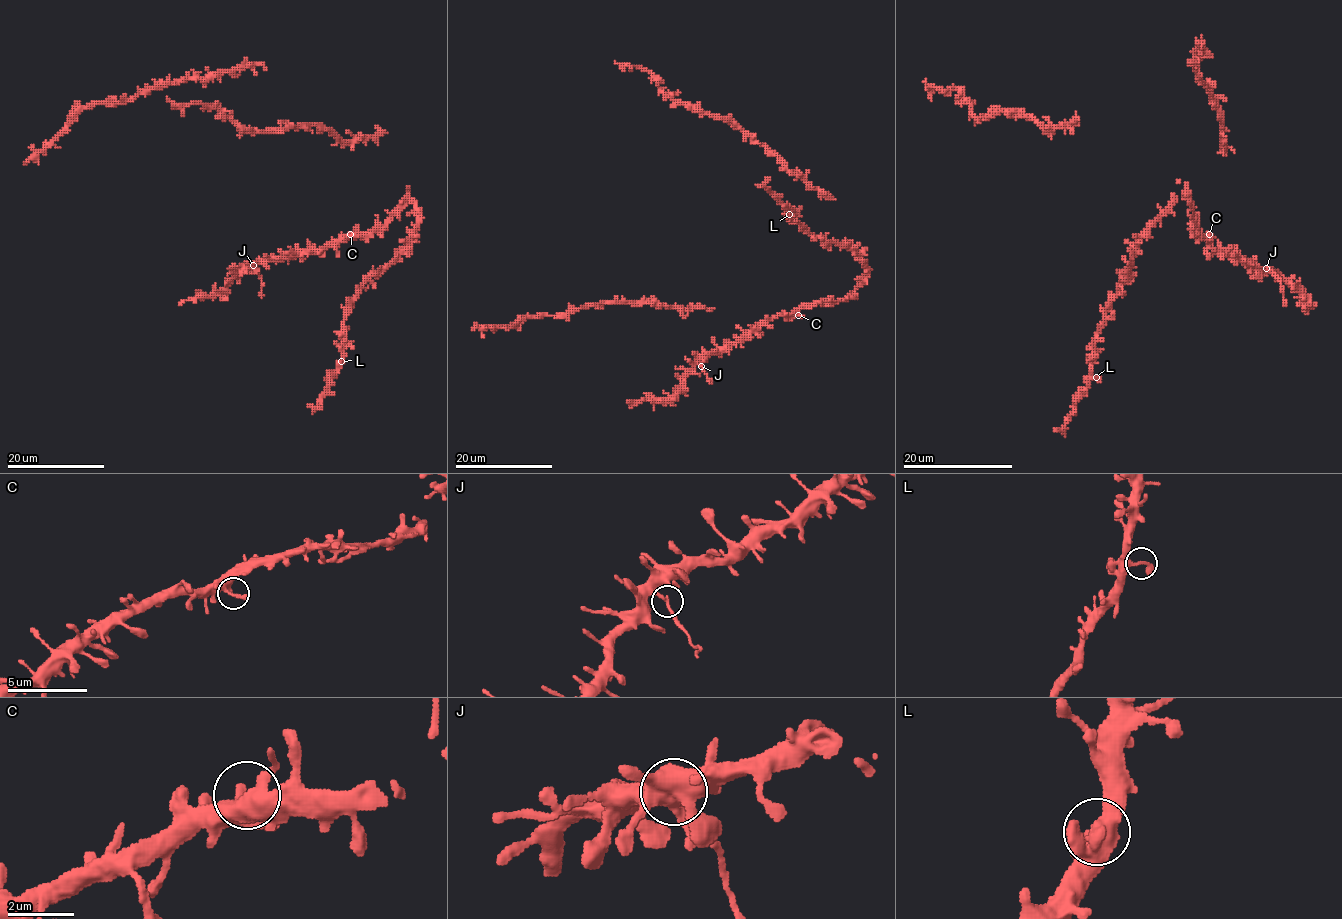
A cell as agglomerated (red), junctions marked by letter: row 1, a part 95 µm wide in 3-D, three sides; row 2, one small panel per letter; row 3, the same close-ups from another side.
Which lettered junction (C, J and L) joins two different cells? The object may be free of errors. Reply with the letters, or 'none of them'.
J

